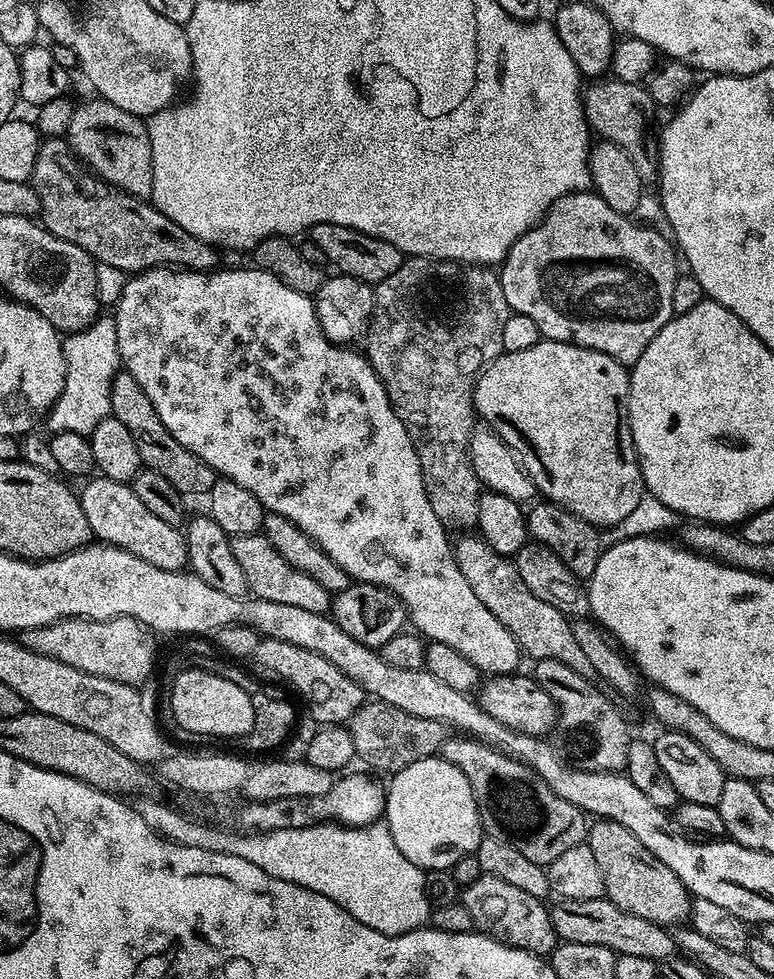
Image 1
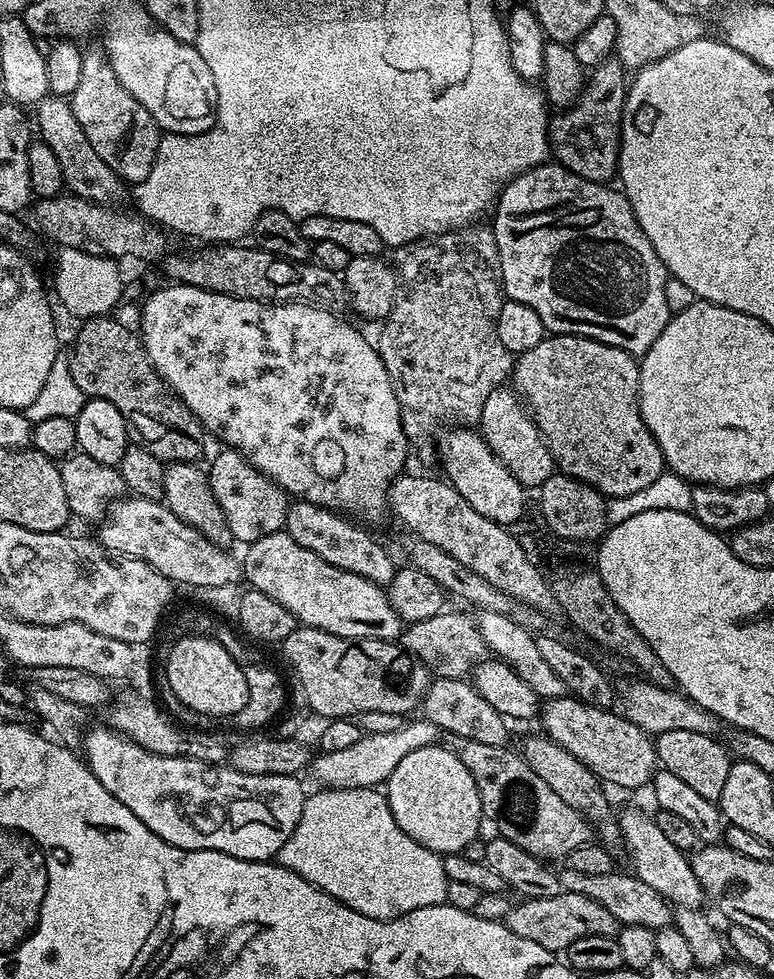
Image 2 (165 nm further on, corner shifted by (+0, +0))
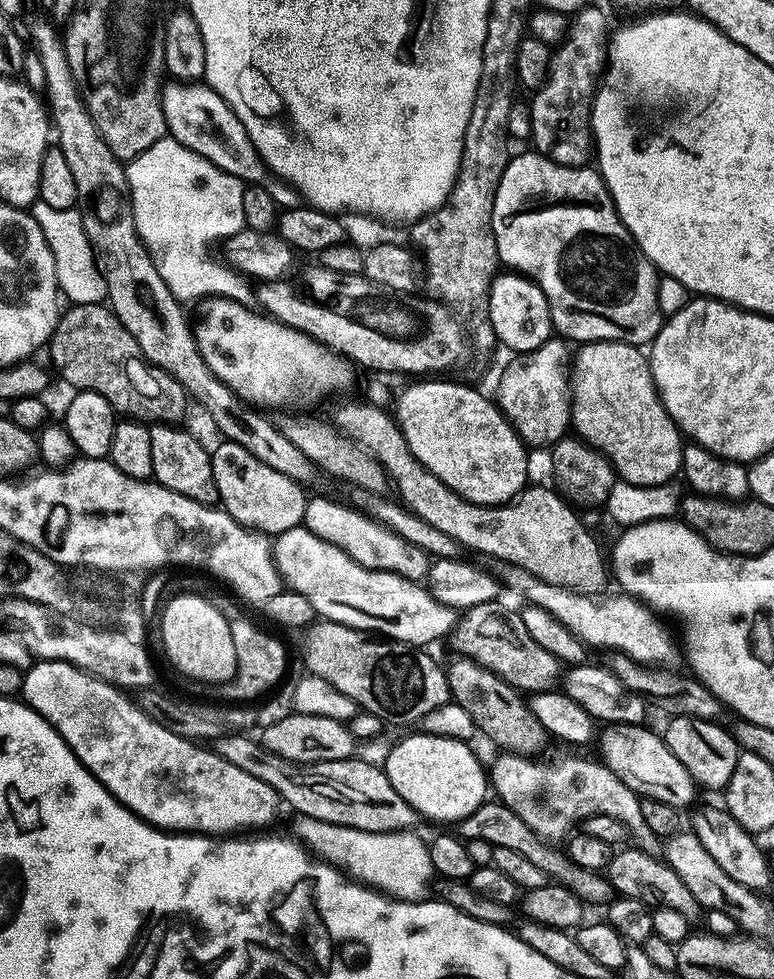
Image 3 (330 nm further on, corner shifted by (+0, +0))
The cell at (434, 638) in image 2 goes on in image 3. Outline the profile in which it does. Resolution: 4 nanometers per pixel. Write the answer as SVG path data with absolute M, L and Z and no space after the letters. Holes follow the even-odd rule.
M493 602L467 609L452 631L450 643L453 650L463 659L486 666L486 670L502 677L521 694L553 691L562 680L561 660L550 654L550 650L542 650L542 646L530 638L519 611L503 612L498 605Z

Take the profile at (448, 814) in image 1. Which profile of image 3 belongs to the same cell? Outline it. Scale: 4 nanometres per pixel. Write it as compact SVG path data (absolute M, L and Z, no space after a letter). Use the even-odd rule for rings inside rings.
M417 731L416 736L400 740L382 760L385 774L390 778L390 786L414 806L421 817L432 820L452 820L458 822L480 804L485 803L487 792L490 792L490 780L486 768L471 752L469 745L462 740L432 736L429 732Z

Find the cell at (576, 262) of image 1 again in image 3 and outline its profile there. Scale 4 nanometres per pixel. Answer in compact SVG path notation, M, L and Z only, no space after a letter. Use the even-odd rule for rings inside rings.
M535 150L513 155L502 182L498 182L498 194L494 194L492 229L497 261L505 269L536 281L542 294L546 294L552 327L561 337L572 342L617 340L648 346L660 333L658 270L636 247L595 167L562 166Z

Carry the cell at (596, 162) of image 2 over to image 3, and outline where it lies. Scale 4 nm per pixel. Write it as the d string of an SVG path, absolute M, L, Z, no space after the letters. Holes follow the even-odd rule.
M595 6L580 9L571 17L563 39L555 45L548 62L546 79L535 89L533 96L536 97L530 100L531 143L535 151L562 166L583 168L593 155L594 133L590 123L590 109L594 95L594 77L605 63L609 39L610 27L608 28L603 10Z

